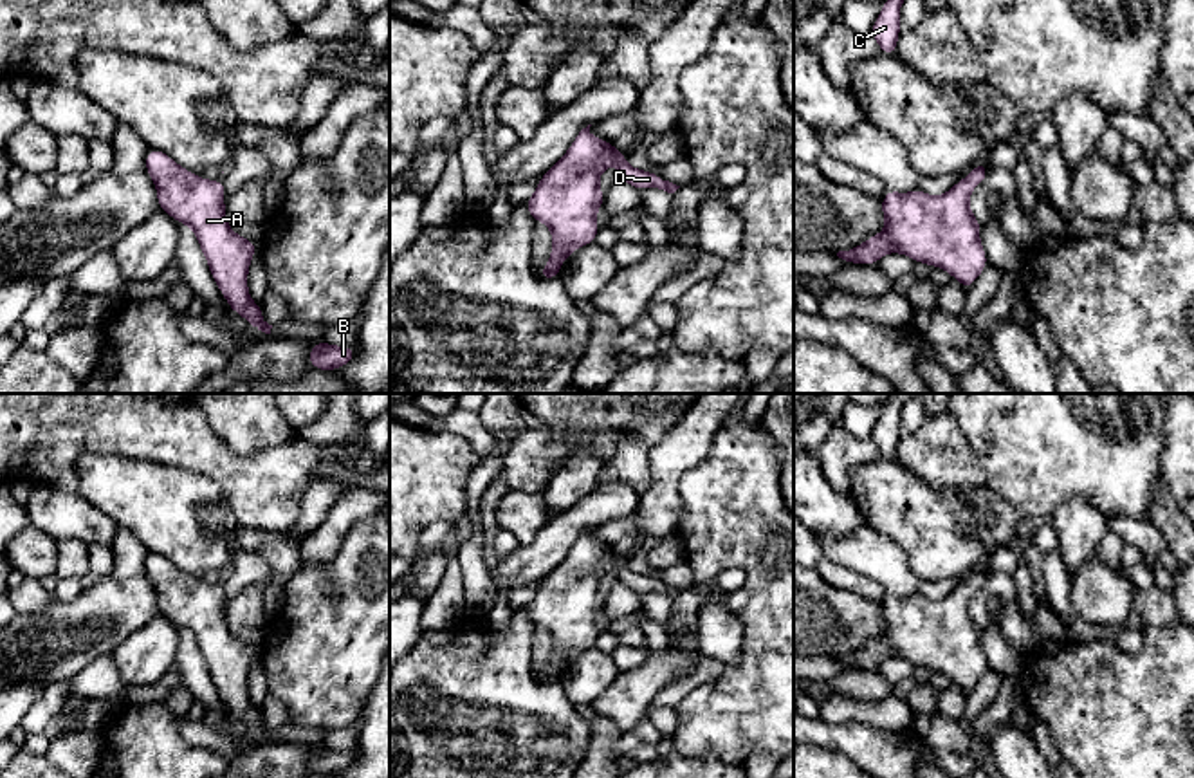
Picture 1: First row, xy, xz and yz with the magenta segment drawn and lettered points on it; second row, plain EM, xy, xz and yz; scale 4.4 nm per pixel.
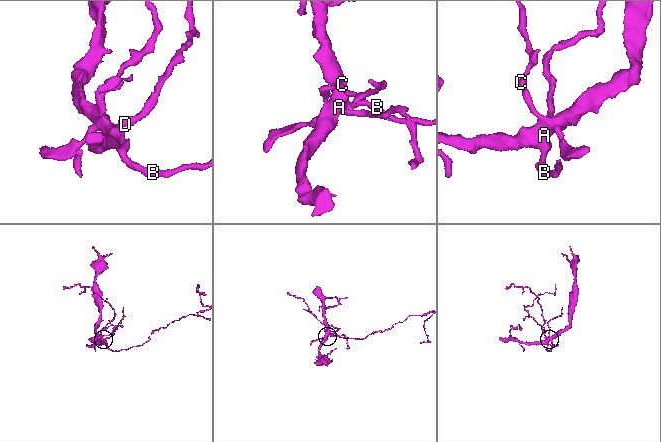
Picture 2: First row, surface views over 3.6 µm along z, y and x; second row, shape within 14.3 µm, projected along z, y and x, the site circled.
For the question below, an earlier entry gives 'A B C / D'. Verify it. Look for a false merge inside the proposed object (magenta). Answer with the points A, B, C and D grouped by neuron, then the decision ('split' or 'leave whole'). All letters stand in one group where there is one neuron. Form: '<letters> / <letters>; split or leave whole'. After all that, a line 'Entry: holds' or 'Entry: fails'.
A B C D; leave whole
Entry: fails

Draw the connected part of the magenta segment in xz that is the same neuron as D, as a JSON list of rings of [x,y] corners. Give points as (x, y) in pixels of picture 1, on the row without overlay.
[[[588,529],[583,533],[566,558],[537,585],[534,599],[525,605],[528,619],[552,635],[550,664],[537,675],[541,684],[559,682],[563,666],[572,655],[595,646],[601,634],[595,617],[604,610],[604,596],[599,592],[599,579],[611,569],[619,570],[619,581],[635,594],[658,592],[675,597],[680,590],[662,583],[660,579],[646,574],[637,574],[626,567],[628,558],[619,556],[610,545],[597,543]]]

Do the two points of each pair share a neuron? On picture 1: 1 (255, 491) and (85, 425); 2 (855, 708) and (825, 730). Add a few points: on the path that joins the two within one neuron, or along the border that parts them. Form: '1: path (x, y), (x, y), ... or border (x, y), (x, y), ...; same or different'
1: path (213, 457), (179, 435), (127, 425); same
2: border (821, 717), (832, 722), (863, 721), (875, 726); different

